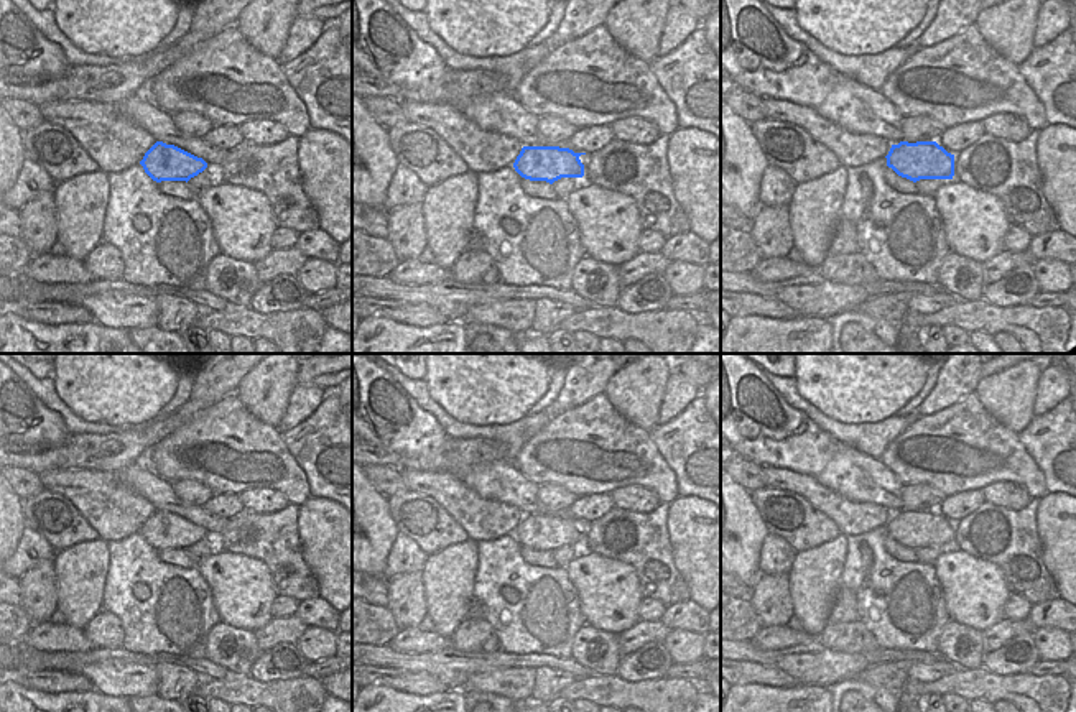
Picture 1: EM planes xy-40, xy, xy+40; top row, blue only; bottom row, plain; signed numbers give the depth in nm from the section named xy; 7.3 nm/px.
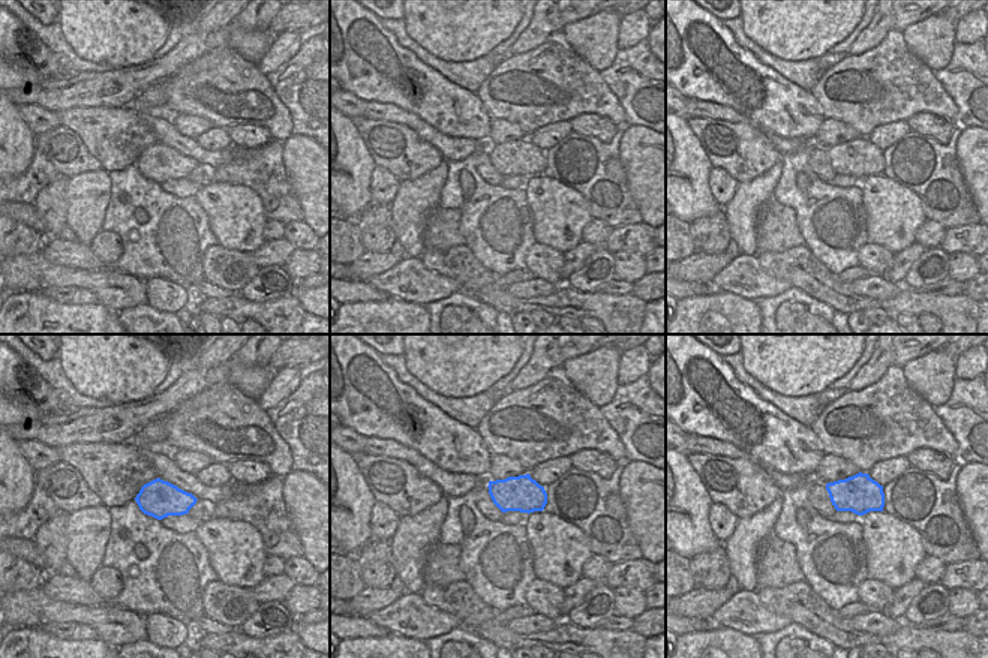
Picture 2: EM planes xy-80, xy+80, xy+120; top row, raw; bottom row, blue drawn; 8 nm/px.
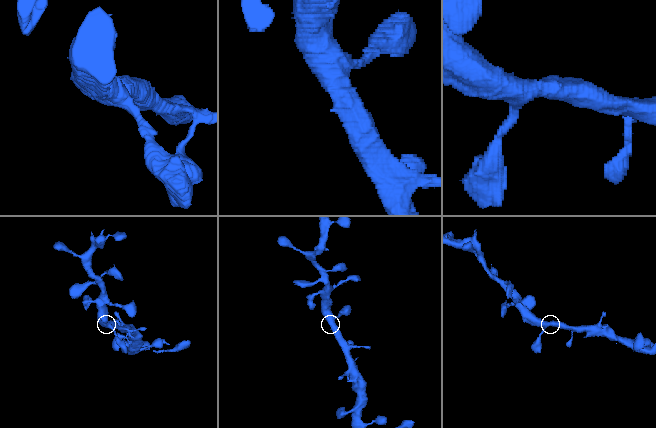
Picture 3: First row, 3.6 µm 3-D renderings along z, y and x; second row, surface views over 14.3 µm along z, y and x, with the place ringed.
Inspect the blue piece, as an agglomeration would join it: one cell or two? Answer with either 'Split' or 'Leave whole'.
Leave whole.

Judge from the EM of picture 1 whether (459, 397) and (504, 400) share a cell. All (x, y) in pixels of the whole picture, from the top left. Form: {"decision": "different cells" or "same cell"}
{"decision": "same cell"}

